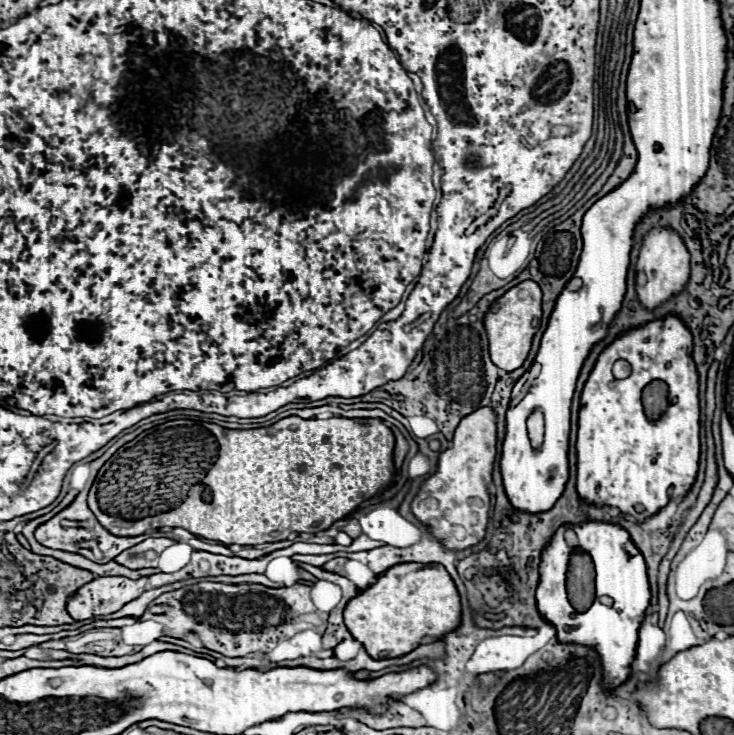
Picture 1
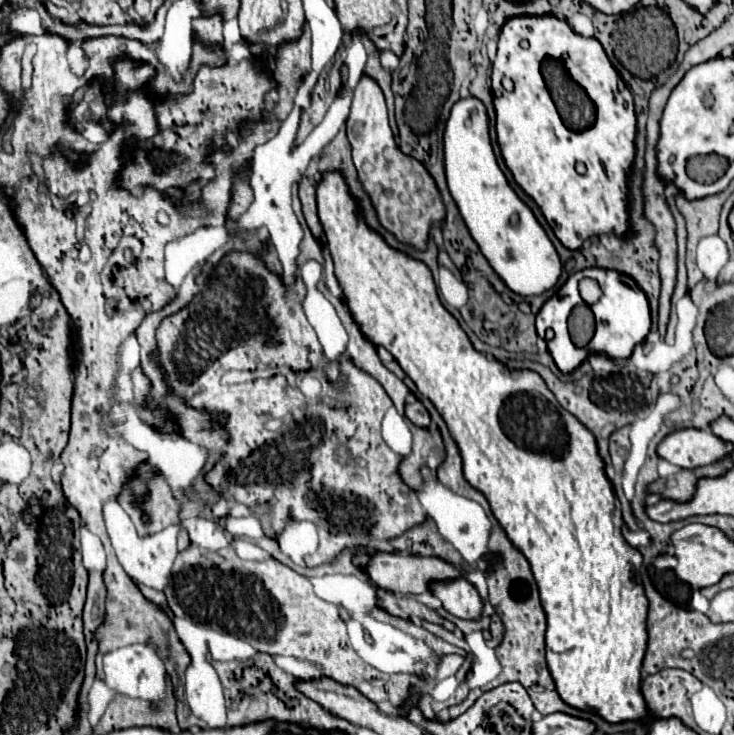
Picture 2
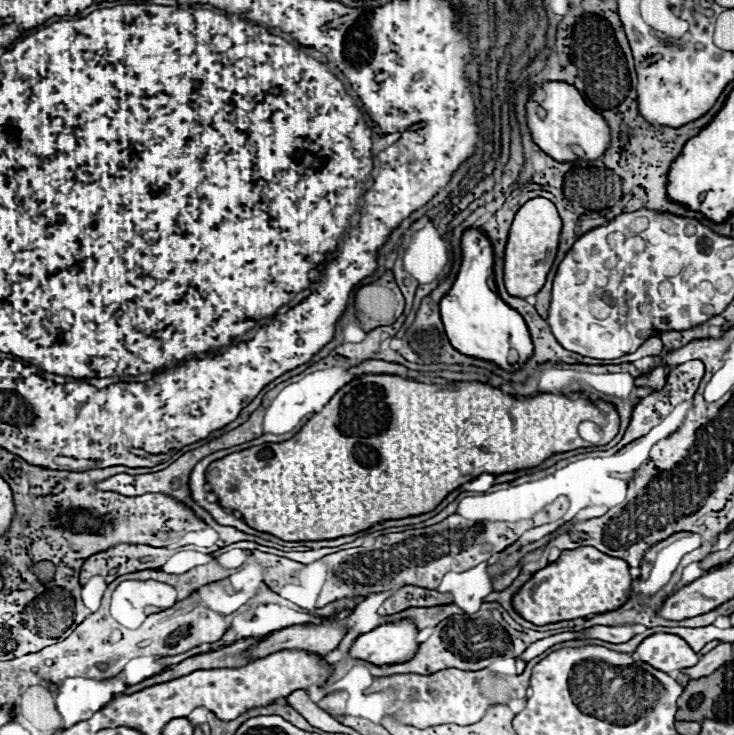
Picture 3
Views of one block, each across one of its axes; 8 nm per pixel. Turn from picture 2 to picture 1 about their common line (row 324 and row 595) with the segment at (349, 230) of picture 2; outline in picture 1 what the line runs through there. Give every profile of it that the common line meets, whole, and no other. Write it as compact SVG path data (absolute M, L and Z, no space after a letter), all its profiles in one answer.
M398 564L388 568L384 574L378 576L378 582L362 590L356 598L352 598L344 610L344 622L350 630L350 634L364 644L366 652L376 658L398 658L406 652L412 652L422 644L422 638L430 636L434 640L440 640L446 636L446 632L454 632L462 620L462 604L460 594L456 590L454 580L446 572L442 564Z

